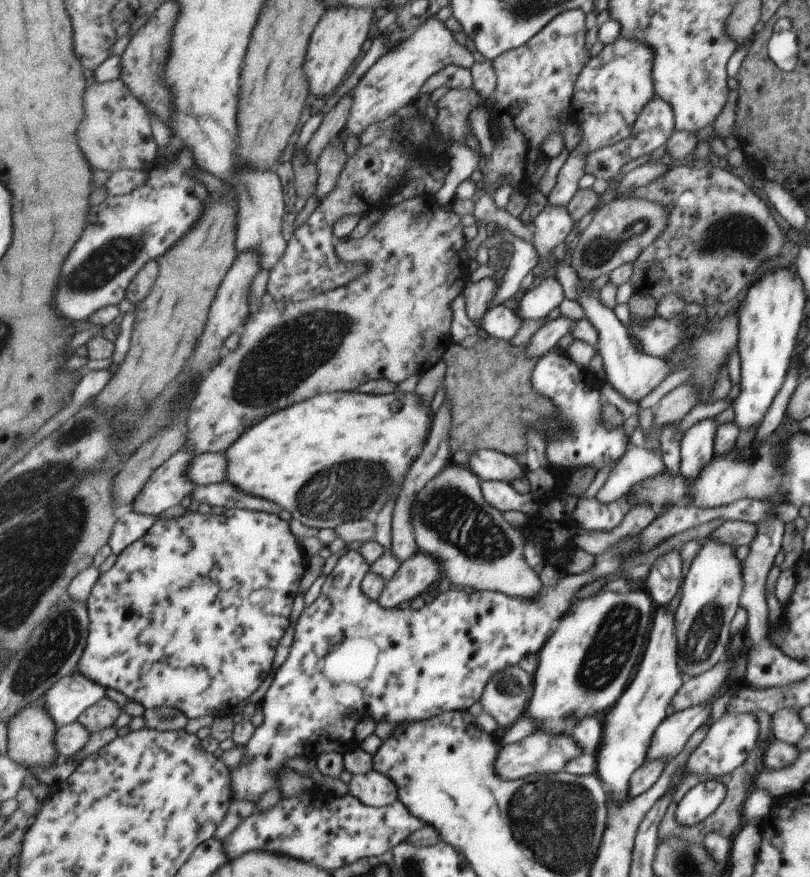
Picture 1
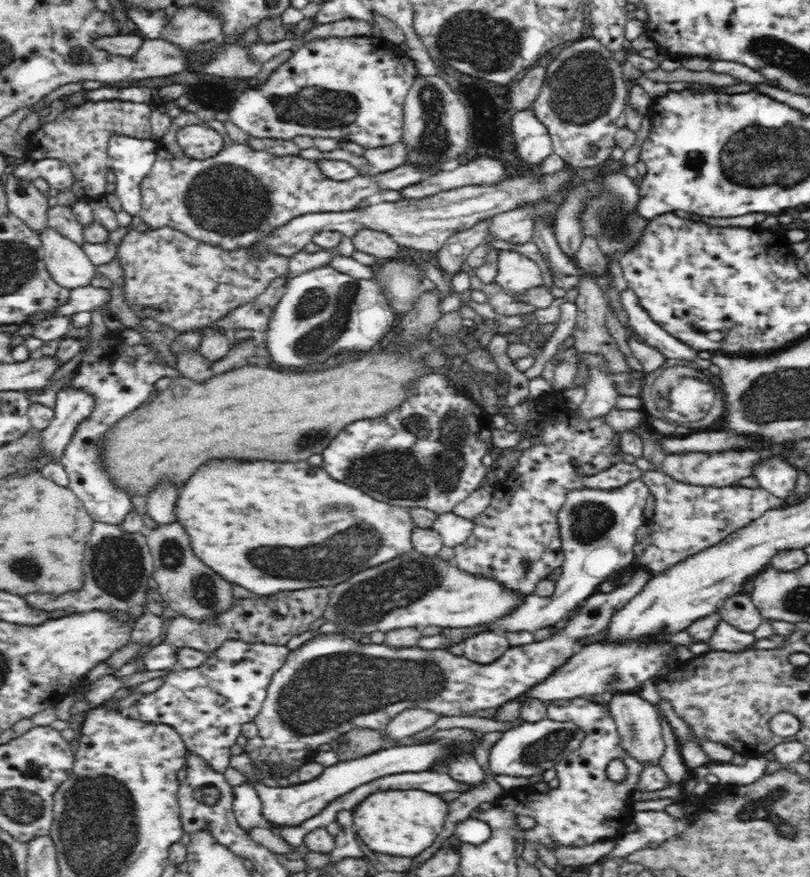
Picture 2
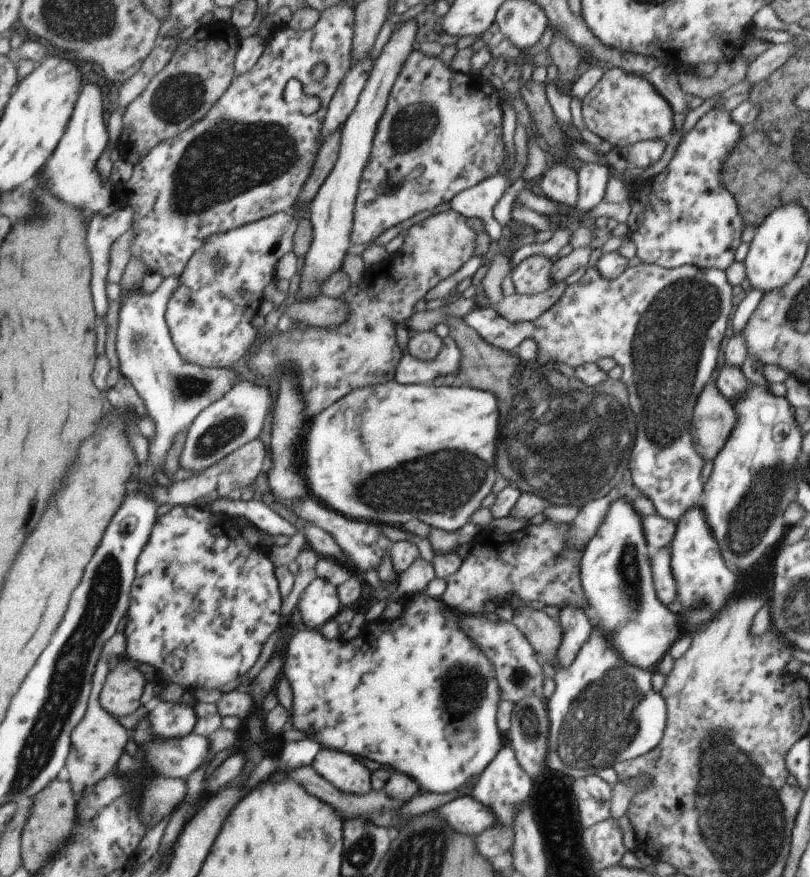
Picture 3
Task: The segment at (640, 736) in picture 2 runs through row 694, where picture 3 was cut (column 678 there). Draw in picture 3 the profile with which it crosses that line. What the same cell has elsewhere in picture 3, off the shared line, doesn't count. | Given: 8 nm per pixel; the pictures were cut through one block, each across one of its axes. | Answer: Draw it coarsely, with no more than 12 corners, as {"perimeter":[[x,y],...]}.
{"perimeter":[[614,496],[584,547],[594,626],[654,671],[682,632],[652,582],[645,526]]}

